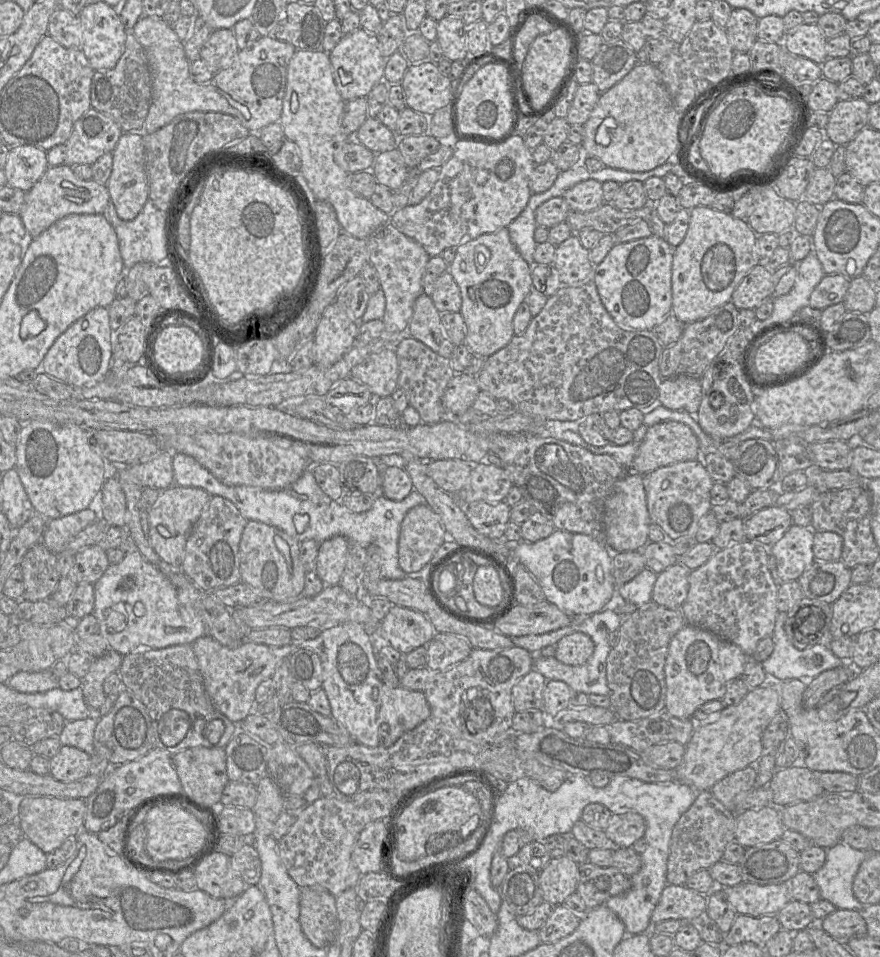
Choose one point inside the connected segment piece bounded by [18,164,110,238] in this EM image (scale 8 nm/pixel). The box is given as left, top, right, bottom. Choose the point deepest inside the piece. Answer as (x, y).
(59, 192)

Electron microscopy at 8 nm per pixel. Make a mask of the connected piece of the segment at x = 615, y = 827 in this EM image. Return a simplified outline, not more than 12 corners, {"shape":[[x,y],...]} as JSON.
{"shape":[[638,813],[612,814],[604,830],[614,847],[628,848],[644,837]]}

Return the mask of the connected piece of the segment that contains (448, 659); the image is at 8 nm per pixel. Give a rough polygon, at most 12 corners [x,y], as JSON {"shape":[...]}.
{"shape":[[436,633],[426,667],[443,671],[465,660],[473,647],[463,637]]}

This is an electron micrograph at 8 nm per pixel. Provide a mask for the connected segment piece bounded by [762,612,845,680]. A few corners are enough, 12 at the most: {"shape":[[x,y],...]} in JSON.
{"shape":[[778,612],[774,650],[762,662],[781,680],[817,677],[842,666],[827,642],[798,650]]}

